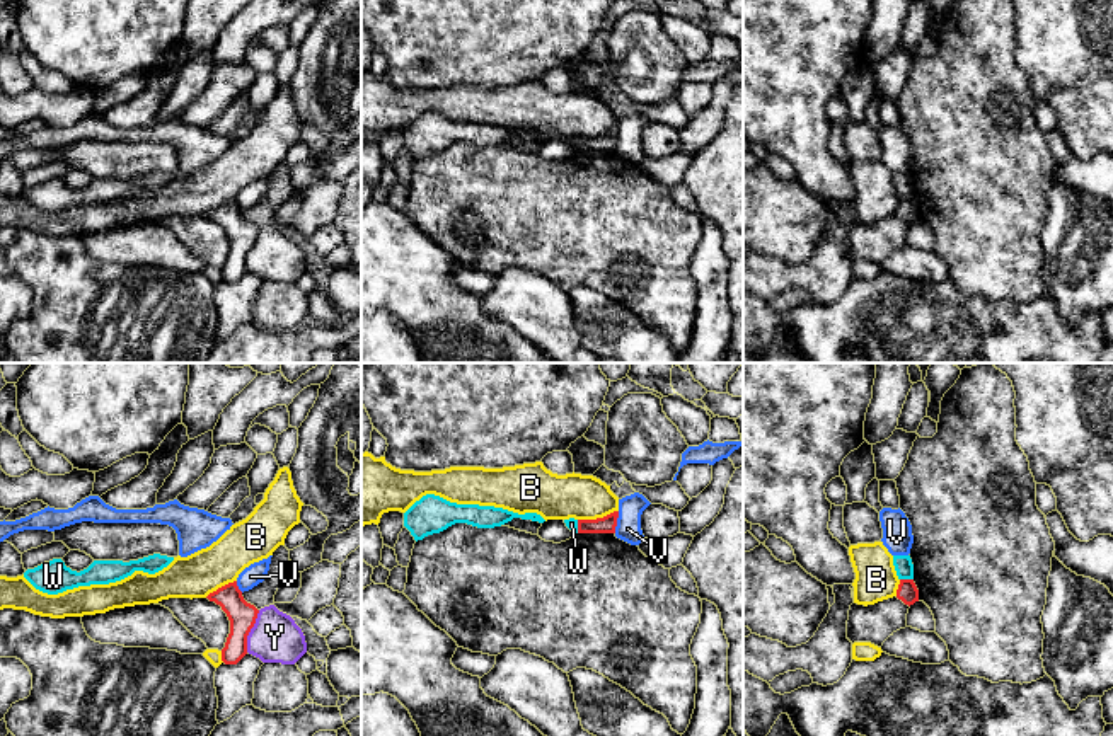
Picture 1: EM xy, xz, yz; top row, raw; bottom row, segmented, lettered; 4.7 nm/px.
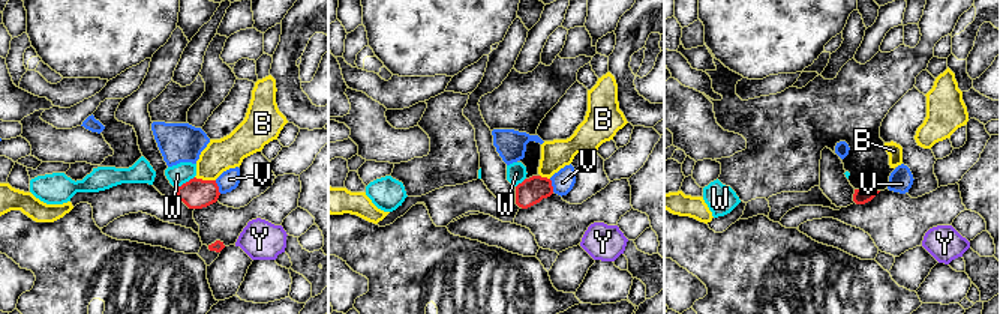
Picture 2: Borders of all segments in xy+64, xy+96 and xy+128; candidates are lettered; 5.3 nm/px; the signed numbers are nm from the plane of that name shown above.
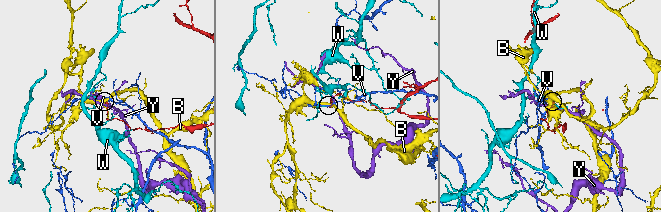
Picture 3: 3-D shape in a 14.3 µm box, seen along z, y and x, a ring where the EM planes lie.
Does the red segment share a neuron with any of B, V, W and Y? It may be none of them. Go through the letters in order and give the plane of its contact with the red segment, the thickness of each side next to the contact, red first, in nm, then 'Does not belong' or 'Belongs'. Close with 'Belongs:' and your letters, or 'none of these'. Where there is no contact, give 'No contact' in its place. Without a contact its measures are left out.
B: Touches red in xz. Thickness 80 nm (red) against 220 nm. Does not belong
V: Touches red in xz. Thickness 80 nm (red) against 120 nm. Does not belong
W: Touches red in yz. Thickness 100 nm (red) against 90 nm. Does not belong
Y: Touches red in xy. Thickness 130 nm (red) against 240 nm. Does not belong
Belongs: none of these

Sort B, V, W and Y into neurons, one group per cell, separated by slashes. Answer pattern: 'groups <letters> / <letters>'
groups B / V / W / Y

